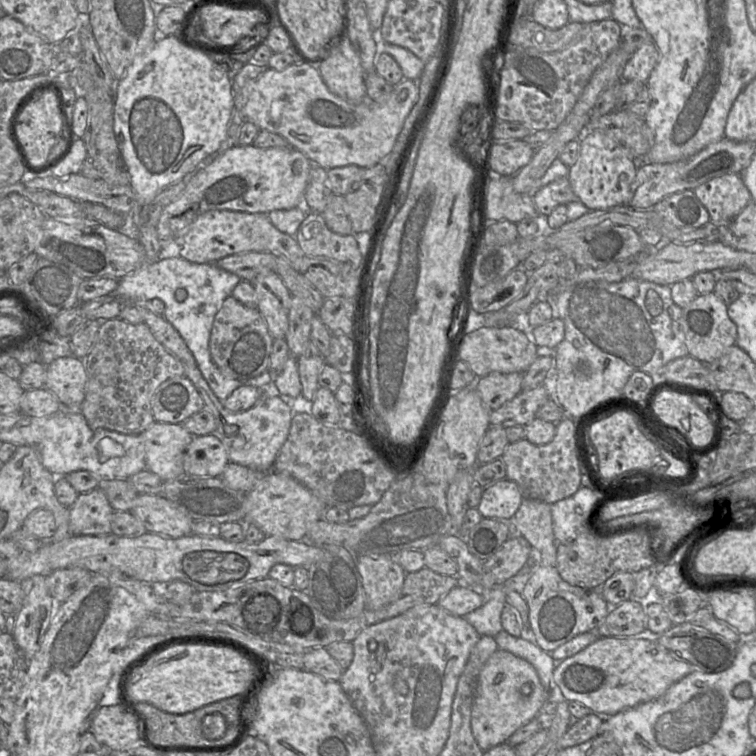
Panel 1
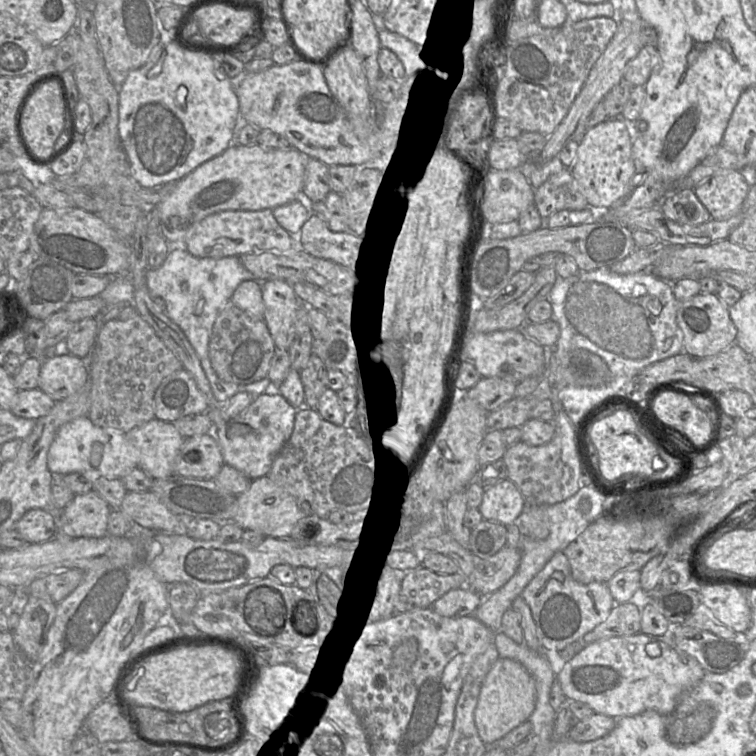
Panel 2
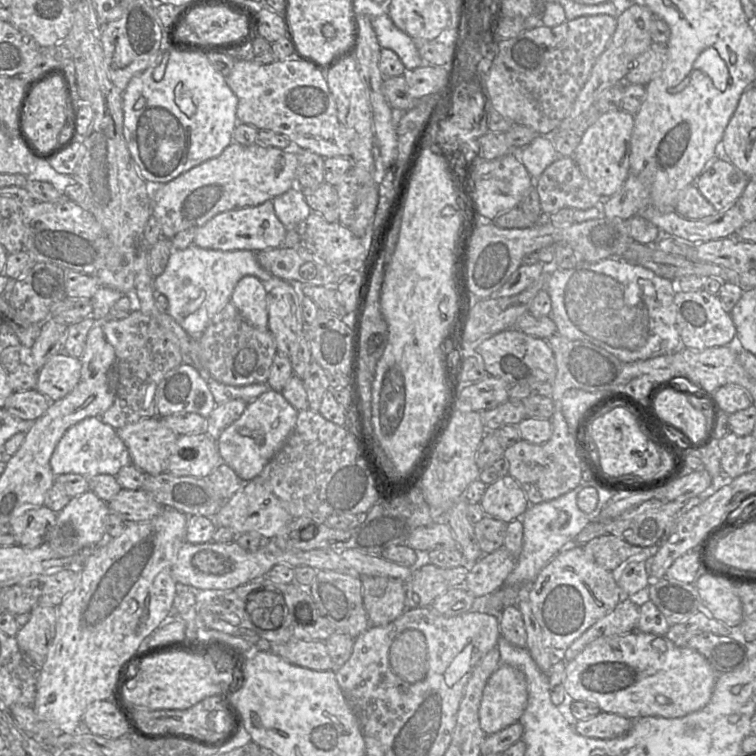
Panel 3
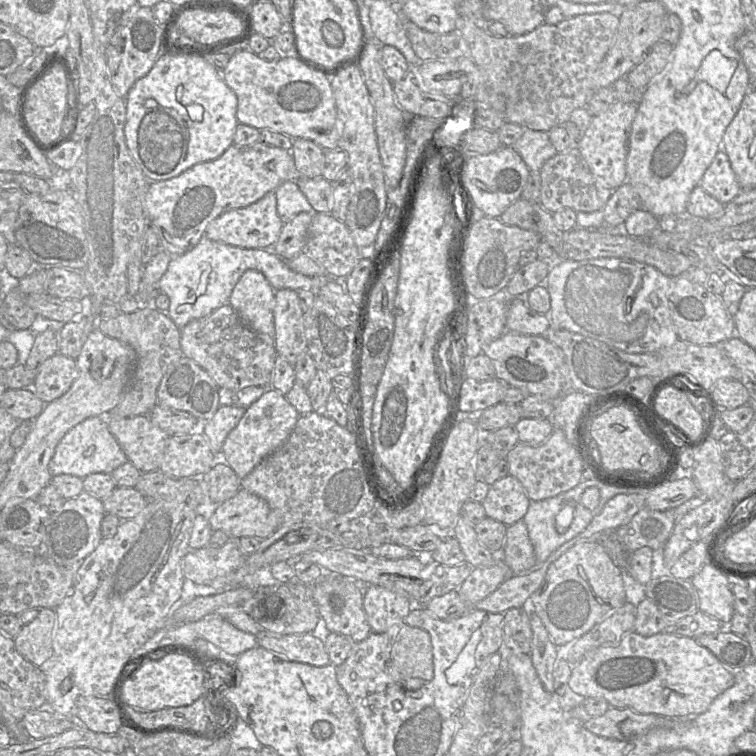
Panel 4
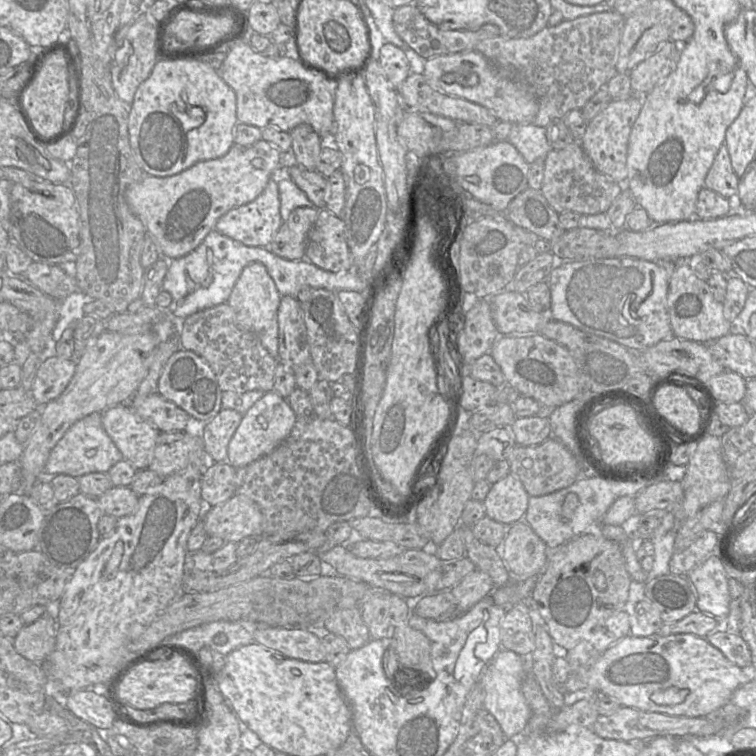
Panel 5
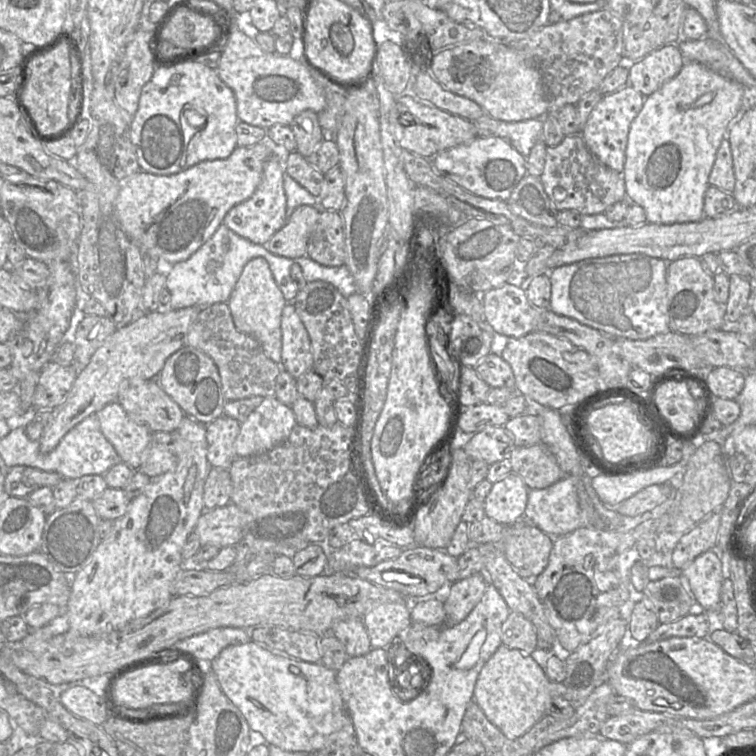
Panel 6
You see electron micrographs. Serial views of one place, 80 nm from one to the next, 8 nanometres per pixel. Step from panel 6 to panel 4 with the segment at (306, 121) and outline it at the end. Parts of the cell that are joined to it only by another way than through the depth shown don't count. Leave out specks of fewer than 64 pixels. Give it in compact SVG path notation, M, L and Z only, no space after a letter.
M292 138L291 154L294 159L295 174L309 178L322 177L324 150L305 138Z

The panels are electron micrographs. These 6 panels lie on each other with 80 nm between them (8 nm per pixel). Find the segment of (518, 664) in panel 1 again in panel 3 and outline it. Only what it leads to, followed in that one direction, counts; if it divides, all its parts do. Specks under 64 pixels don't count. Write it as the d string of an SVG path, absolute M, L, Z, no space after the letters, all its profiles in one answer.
M502 663L491 675L483 691L479 707L481 729L490 735L518 722L527 701L524 674L517 668Z

